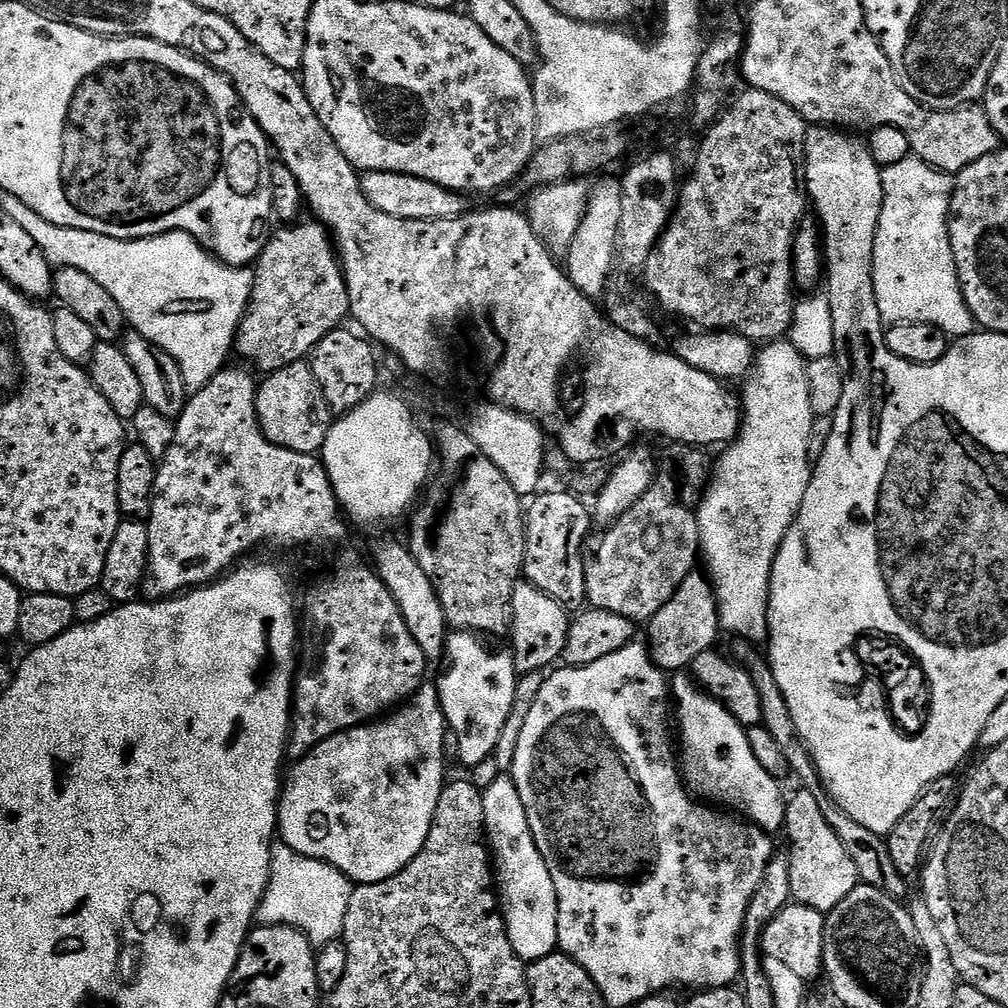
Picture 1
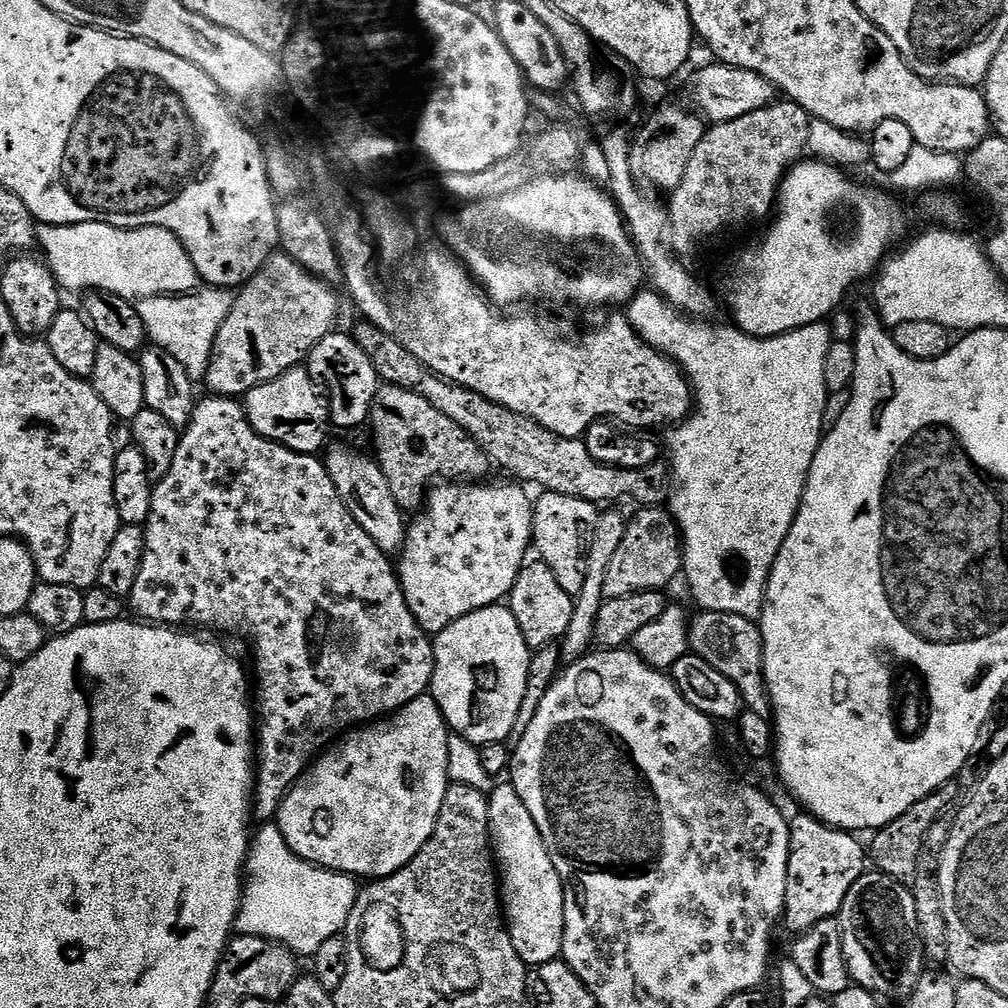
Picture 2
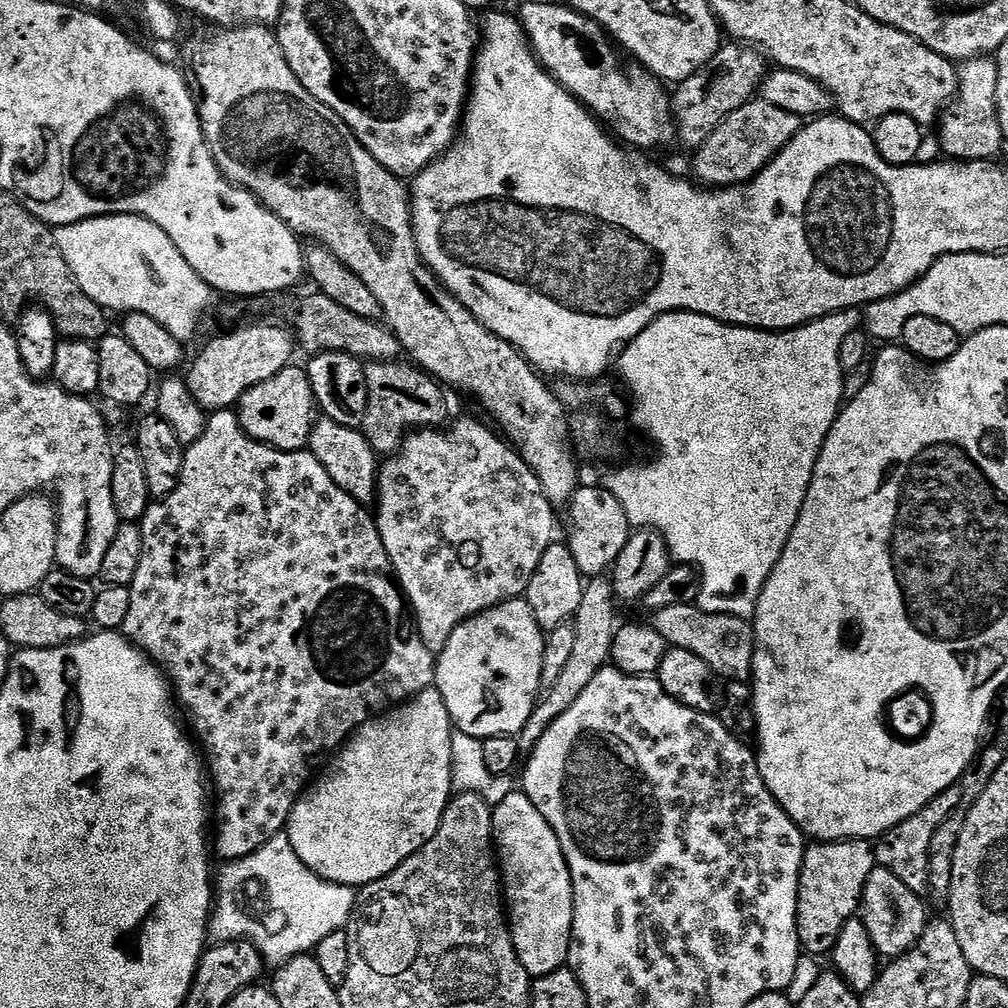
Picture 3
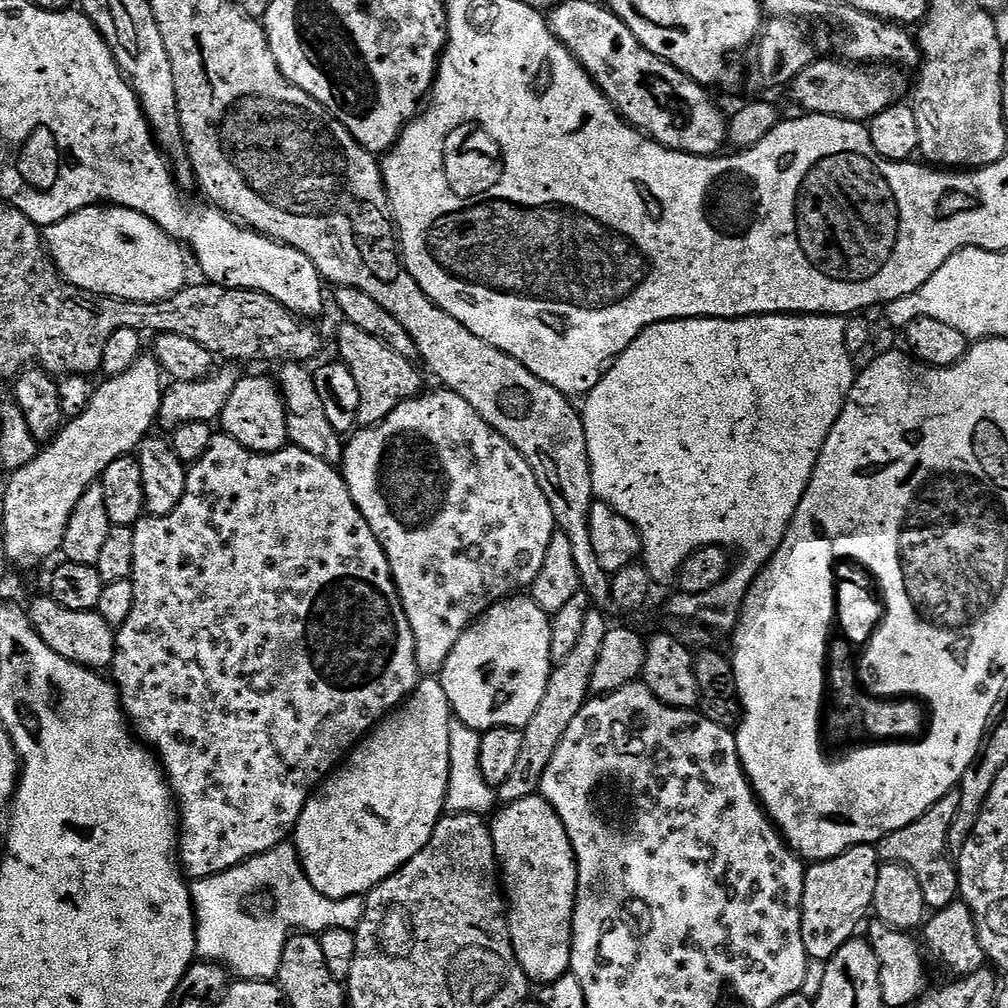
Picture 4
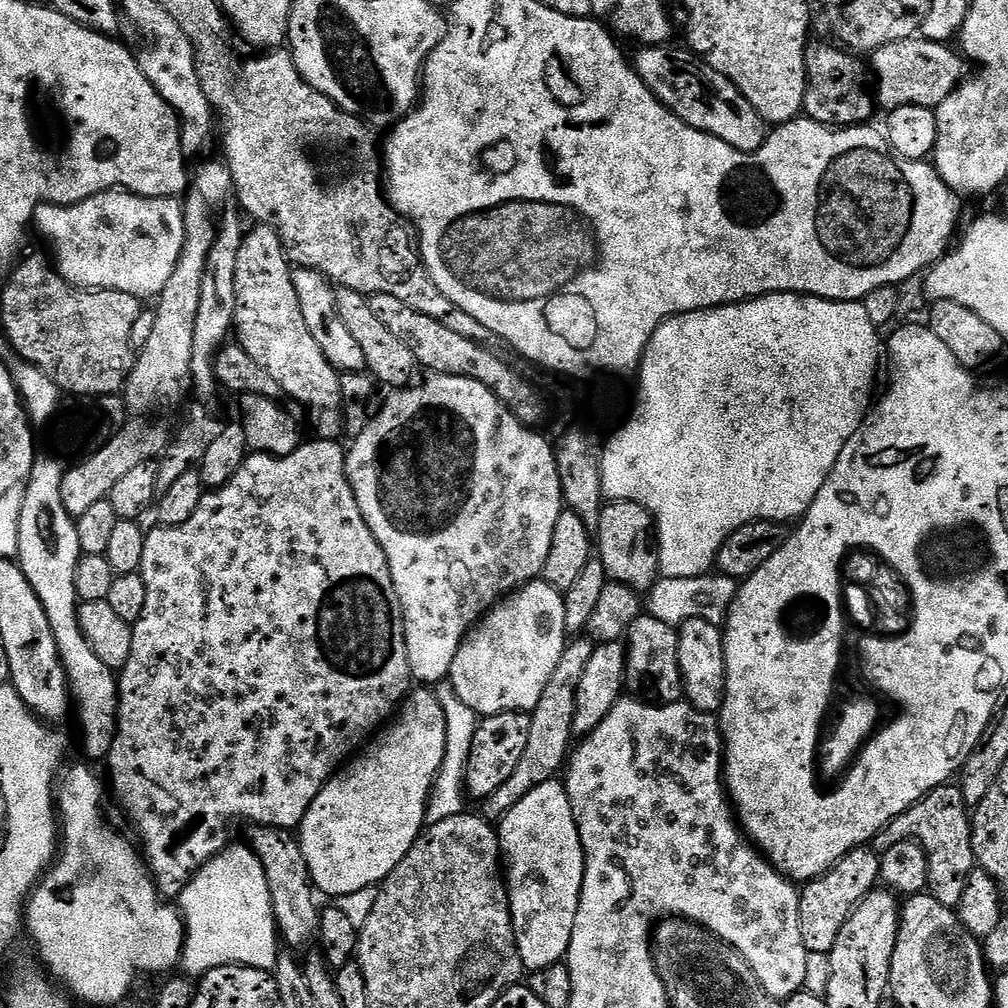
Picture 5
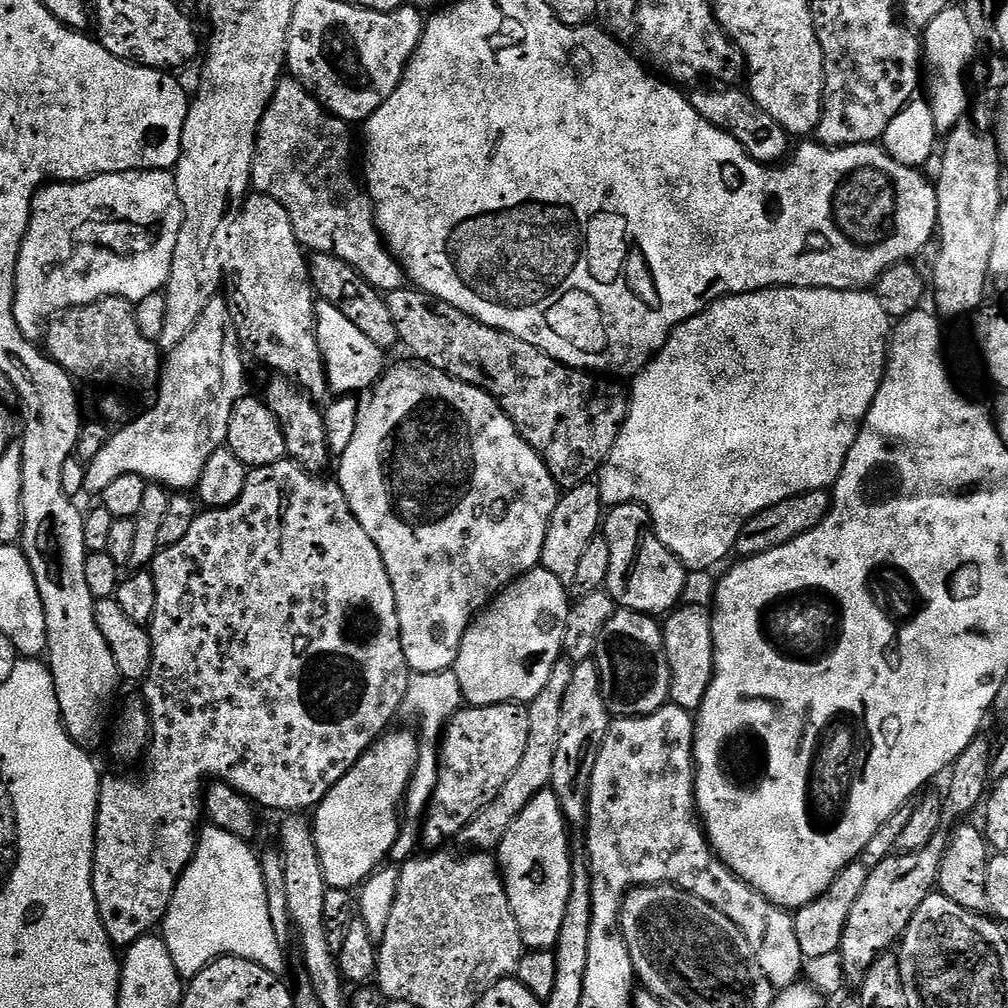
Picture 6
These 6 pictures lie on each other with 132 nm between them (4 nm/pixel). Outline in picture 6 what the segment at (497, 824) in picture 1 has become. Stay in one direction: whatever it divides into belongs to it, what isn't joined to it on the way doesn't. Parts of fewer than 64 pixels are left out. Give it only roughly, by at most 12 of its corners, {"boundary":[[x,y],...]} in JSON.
{"boundary":[[551,790],[514,818],[500,875],[525,949],[555,949],[572,889]]}

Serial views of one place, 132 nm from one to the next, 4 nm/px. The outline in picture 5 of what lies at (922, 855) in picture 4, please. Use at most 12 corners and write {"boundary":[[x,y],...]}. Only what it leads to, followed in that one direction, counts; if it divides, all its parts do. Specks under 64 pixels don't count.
{"boundary":[[941,786],[870,844],[911,838],[928,859],[927,891],[962,902],[977,867],[959,787]]}

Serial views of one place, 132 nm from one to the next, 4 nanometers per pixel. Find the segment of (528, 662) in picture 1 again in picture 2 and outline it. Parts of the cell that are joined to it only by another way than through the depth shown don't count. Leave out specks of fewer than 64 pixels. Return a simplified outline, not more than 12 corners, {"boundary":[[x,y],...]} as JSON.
{"boundary":[[542,562],[506,597],[529,648],[563,641],[575,599]]}

